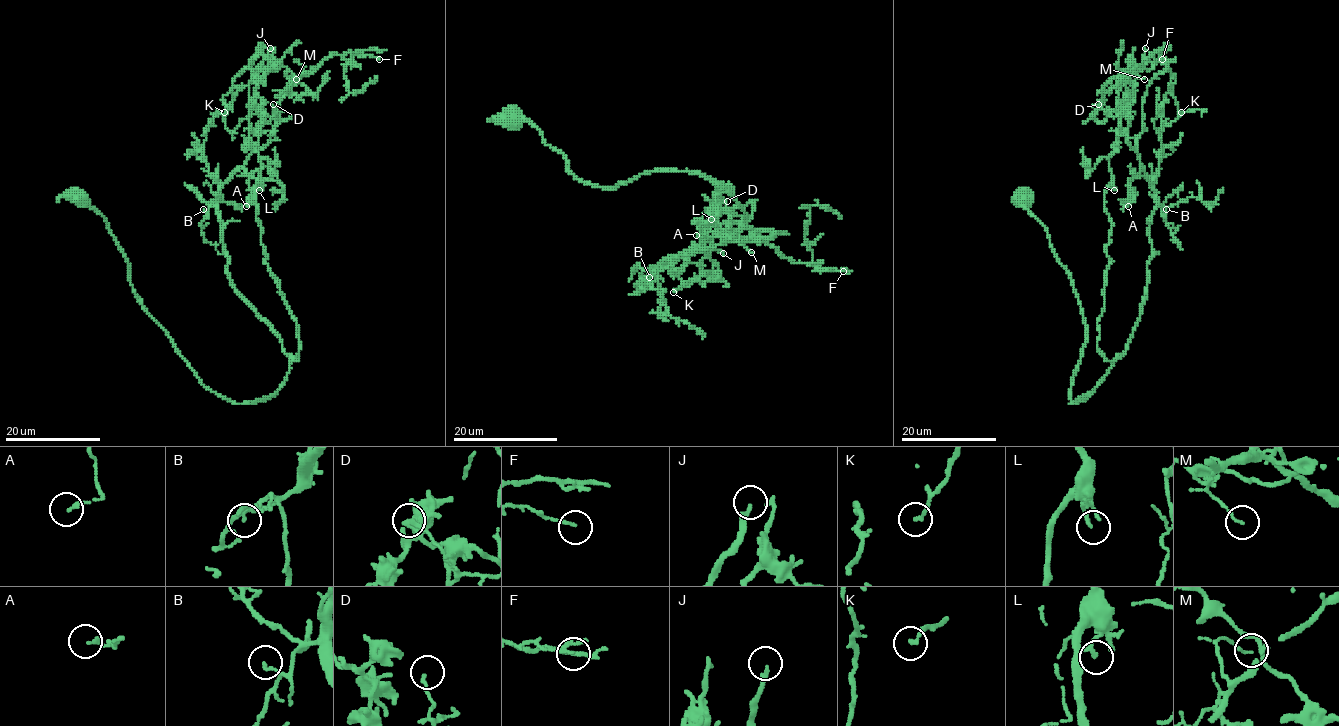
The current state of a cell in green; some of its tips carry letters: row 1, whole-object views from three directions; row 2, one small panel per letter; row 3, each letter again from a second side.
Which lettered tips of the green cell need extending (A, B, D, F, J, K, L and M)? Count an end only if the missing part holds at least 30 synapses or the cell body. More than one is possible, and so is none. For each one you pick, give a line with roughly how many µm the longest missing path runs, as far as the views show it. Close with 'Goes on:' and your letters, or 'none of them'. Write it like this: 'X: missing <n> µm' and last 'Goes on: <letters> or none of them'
J: missing 40 µm
Goes on: J

